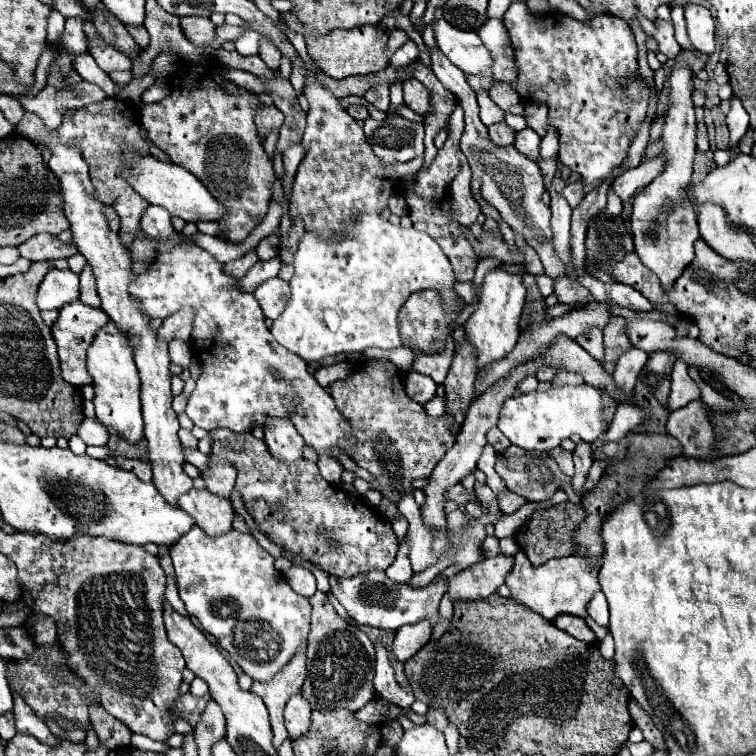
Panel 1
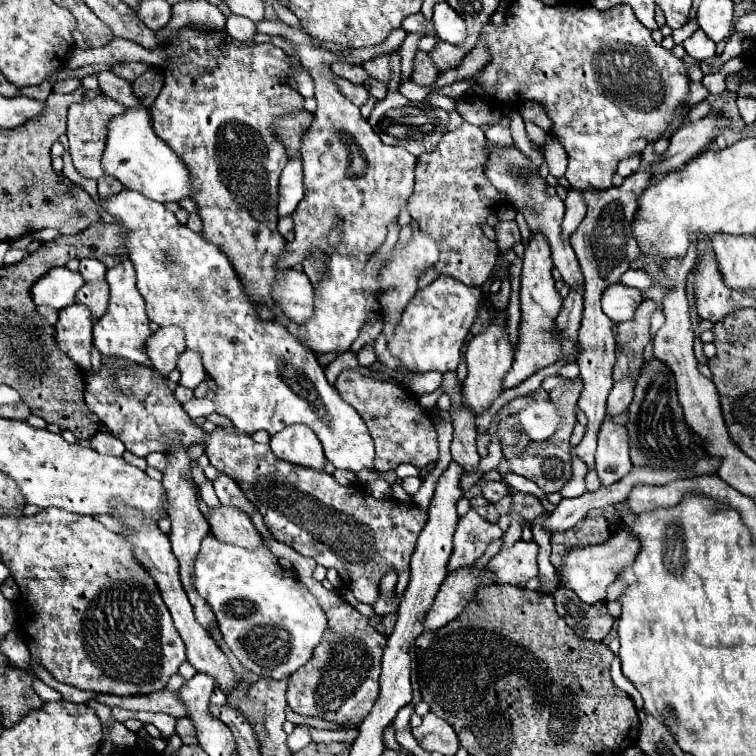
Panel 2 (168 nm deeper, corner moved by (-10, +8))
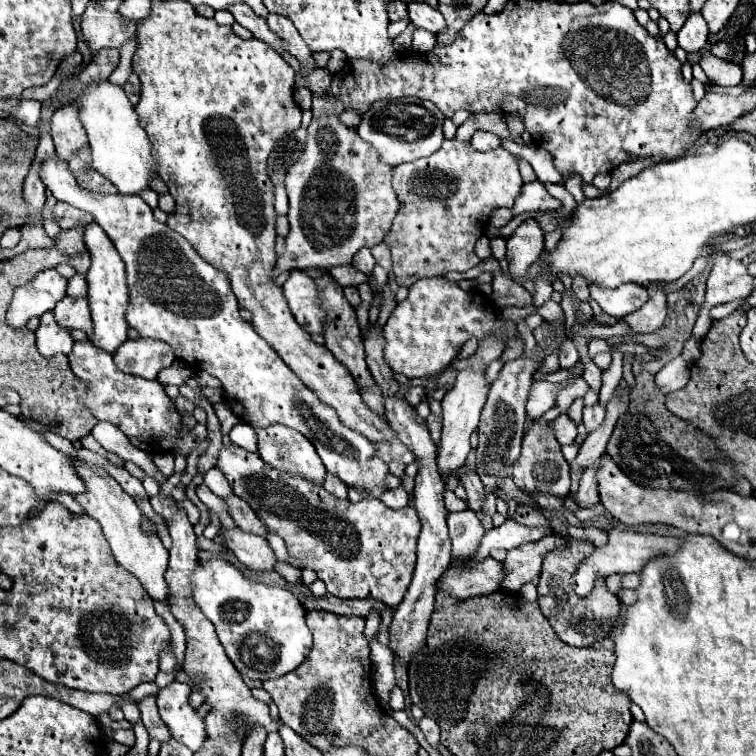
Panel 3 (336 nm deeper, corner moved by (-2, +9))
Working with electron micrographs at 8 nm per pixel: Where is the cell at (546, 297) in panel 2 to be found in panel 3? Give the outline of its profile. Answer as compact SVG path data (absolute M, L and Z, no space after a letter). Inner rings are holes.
M526 219L508 241L508 271L512 277L528 281L528 271L532 263L538 261L538 255L544 251L544 233L534 219Z

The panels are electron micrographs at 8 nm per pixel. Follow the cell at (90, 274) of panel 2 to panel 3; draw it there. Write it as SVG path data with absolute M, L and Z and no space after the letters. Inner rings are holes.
M76 273L76 275L68 281L68 295L72 295L72 297L80 297L80 295L86 295L86 291L88 291L86 275Z

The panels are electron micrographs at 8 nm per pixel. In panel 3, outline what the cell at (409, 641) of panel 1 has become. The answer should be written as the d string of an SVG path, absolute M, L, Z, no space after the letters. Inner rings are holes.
M486 557L482 561L476 561L474 565L446 569L446 575L436 585L446 595L452 595L454 599L464 601L468 597L490 595L498 591L502 577L504 577L504 571L500 563L492 557Z

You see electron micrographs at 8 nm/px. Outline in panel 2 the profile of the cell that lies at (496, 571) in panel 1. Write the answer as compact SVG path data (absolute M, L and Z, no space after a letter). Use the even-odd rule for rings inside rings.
M524 540L516 542L510 550L500 550L490 560L490 570L496 572L496 582L510 586L526 586L530 578L538 576L536 554L538 544Z

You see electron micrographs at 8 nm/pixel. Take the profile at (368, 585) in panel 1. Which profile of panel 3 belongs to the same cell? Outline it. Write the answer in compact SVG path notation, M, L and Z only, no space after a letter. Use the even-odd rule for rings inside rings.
M472 509L460 513L448 513L448 529L452 539L452 561L458 565L470 561L472 555L476 555L480 539L486 533L476 513Z

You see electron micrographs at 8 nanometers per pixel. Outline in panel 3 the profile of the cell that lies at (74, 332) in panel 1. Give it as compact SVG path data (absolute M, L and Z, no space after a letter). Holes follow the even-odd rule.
M52 311L40 317L40 327L36 331L36 347L42 355L52 357L58 353L70 355L72 353L72 333L68 327L60 327L52 315Z

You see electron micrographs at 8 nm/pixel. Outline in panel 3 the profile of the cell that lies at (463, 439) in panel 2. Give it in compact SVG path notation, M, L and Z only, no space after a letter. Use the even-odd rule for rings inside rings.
M460 473L458 477L460 477L460 483L464 485L464 489L468 493L468 507L472 511L480 511L484 497L486 497L486 491L484 491L480 477L476 473Z

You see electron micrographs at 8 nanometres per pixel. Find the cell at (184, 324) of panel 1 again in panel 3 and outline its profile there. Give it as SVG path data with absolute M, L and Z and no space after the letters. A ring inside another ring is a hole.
M128 339L114 353L118 369L144 379L156 379L156 375L172 365L174 359L176 355L172 355L168 343L158 339Z

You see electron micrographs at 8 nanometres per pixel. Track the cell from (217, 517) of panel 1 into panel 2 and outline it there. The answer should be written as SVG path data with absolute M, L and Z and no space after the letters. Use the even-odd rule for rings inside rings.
M218 506L210 510L210 528L212 534L226 544L236 544L246 550L254 550L264 546L260 532L254 528L248 514L232 508L232 506Z

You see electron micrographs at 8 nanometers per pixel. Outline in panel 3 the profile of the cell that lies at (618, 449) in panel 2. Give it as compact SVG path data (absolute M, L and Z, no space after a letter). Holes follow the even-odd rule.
M600 459L594 461L590 467L586 467L586 471L582 473L580 489L576 493L576 501L580 507L590 507L590 505L596 505L600 501L598 491L596 491L596 471L598 469L600 469Z

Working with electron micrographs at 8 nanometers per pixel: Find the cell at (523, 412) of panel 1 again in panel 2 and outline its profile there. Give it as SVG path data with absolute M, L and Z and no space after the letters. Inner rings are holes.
M534 398L524 410L520 410L518 418L524 432L532 440L548 440L548 436L556 432L556 424L560 422L554 404L550 400L540 398Z

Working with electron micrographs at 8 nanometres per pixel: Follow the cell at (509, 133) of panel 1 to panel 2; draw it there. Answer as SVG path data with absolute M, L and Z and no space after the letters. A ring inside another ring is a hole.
M494 124L494 126L484 128L484 132L486 132L488 142L498 144L498 146L512 146L512 134L510 134L510 128L504 128L504 126L500 126L500 124Z

